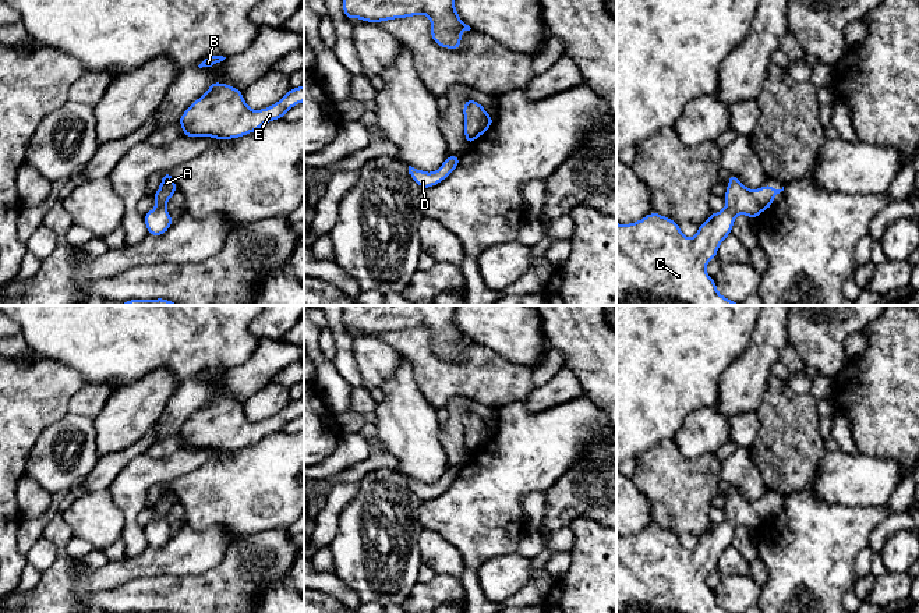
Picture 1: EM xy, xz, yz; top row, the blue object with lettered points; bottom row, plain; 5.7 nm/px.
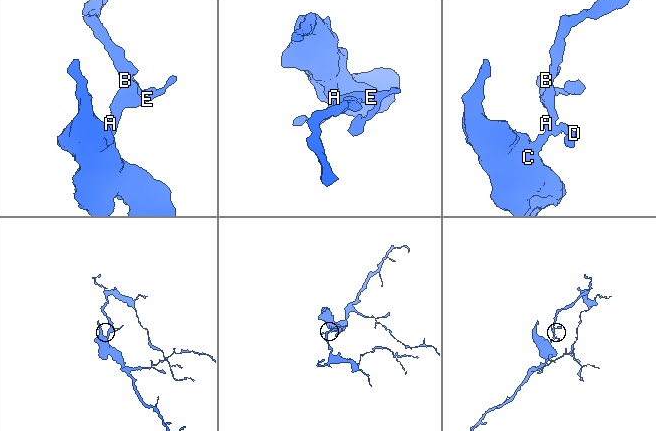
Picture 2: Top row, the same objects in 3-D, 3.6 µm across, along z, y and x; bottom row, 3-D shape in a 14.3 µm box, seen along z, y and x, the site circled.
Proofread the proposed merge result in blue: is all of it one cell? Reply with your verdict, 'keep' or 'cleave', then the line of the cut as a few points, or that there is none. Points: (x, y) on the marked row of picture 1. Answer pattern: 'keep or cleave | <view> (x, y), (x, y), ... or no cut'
keep | no cut

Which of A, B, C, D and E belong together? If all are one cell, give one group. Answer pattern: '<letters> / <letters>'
A B C D E

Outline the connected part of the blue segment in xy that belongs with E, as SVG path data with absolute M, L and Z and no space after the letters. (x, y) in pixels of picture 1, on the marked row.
M215 81L177 123L183 127L183 137L234 139L258 131L266 123L283 118L301 102L304 102L304 85L291 88L266 109L252 110L247 106L243 91Z

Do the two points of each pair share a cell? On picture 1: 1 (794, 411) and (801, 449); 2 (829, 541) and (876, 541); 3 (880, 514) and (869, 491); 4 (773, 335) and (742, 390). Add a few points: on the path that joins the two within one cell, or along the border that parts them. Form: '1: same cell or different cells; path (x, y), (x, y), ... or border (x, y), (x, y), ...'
1: same cell; path (794, 421), (794, 439)
2: different cells; border (889, 514), (872, 531), (868, 545)
3: different cells; border (845, 503), (884, 506)
4: same cell; path (764, 348), (746, 376)

